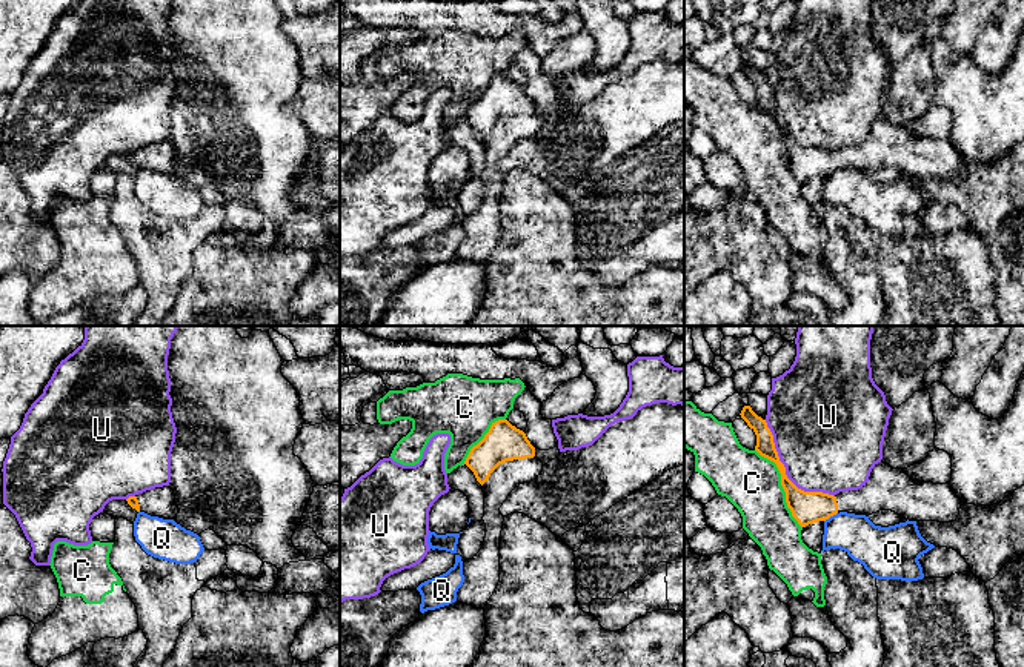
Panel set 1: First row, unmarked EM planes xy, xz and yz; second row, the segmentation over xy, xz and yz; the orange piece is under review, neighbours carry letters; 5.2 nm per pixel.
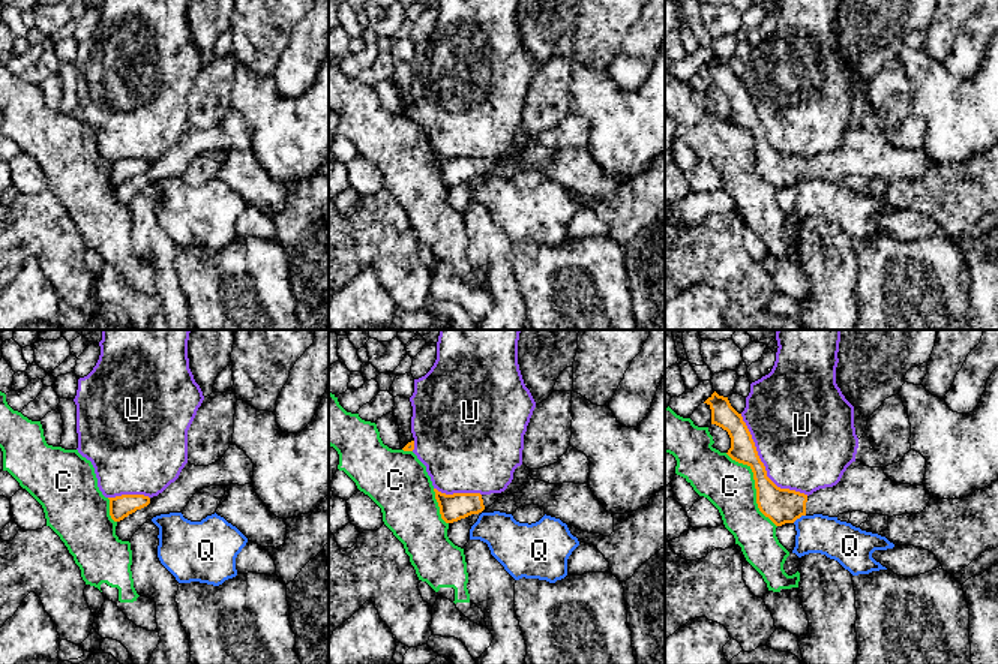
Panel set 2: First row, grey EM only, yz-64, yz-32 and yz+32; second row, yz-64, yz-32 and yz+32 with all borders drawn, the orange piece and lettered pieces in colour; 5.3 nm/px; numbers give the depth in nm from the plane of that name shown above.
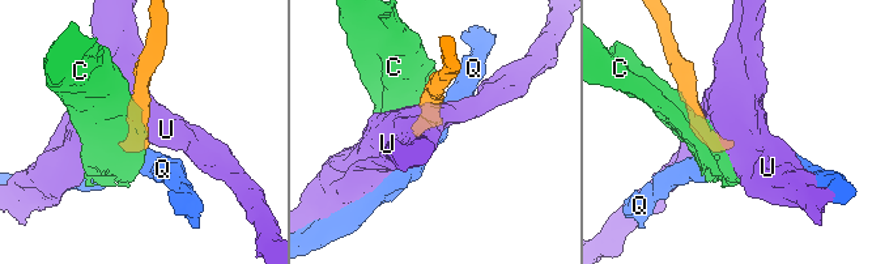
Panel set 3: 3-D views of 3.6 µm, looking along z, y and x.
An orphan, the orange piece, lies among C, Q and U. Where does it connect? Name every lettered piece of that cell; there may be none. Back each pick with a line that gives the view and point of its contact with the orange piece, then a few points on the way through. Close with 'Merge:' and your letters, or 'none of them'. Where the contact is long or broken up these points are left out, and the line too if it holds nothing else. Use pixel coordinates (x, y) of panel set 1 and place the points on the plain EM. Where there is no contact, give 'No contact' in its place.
Merge: none of them

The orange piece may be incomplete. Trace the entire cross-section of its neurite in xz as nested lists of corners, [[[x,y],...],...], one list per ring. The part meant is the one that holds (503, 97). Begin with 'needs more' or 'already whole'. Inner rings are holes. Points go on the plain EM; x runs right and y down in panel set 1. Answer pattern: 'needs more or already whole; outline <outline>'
needs more; outline [[[498,75],[470,105],[464,120],[483,141],[486,192],[480,207],[463,218],[464,238],[457,247],[457,257],[484,264],[500,238],[500,192],[504,177],[500,163],[515,143],[541,129],[543,118],[523,86],[507,75]]]

